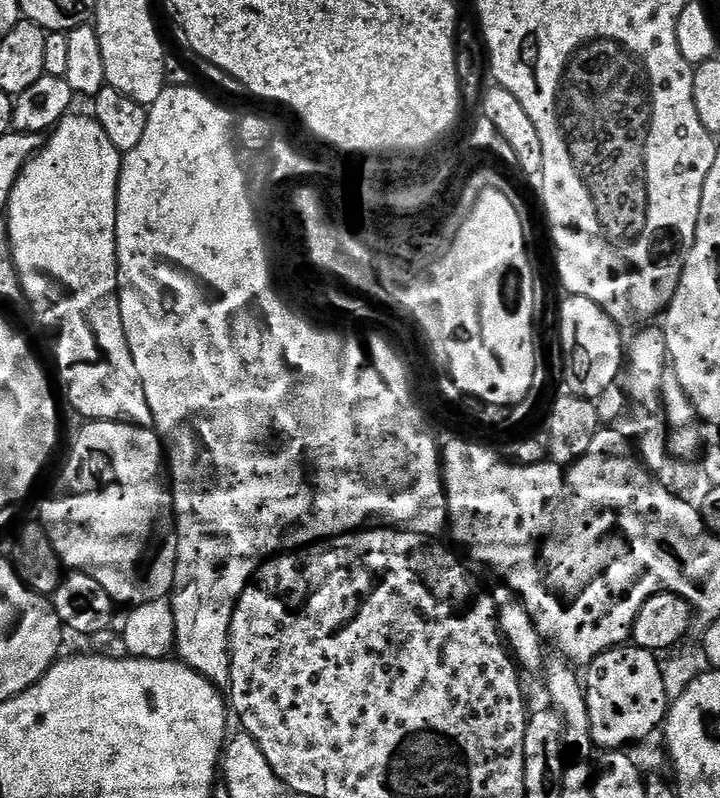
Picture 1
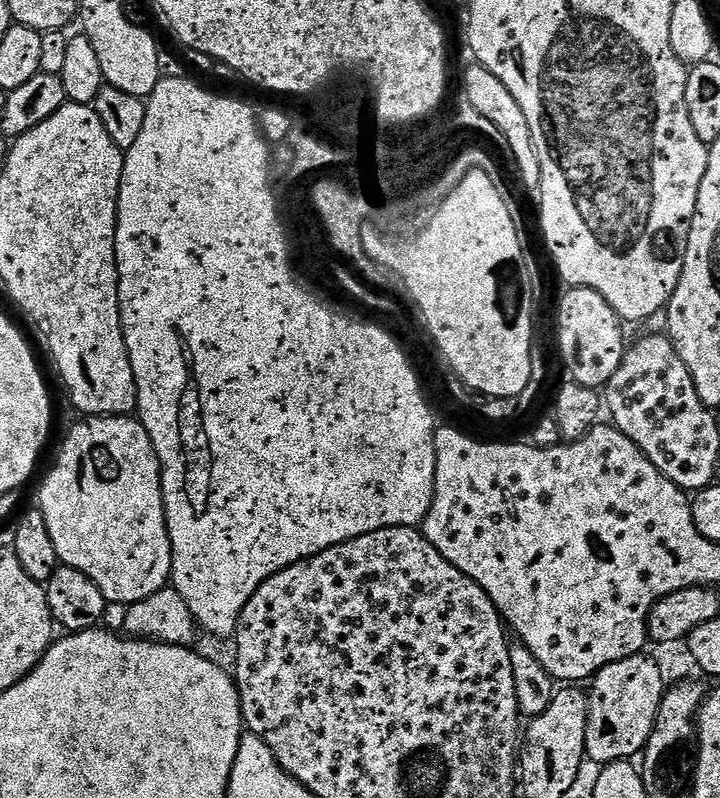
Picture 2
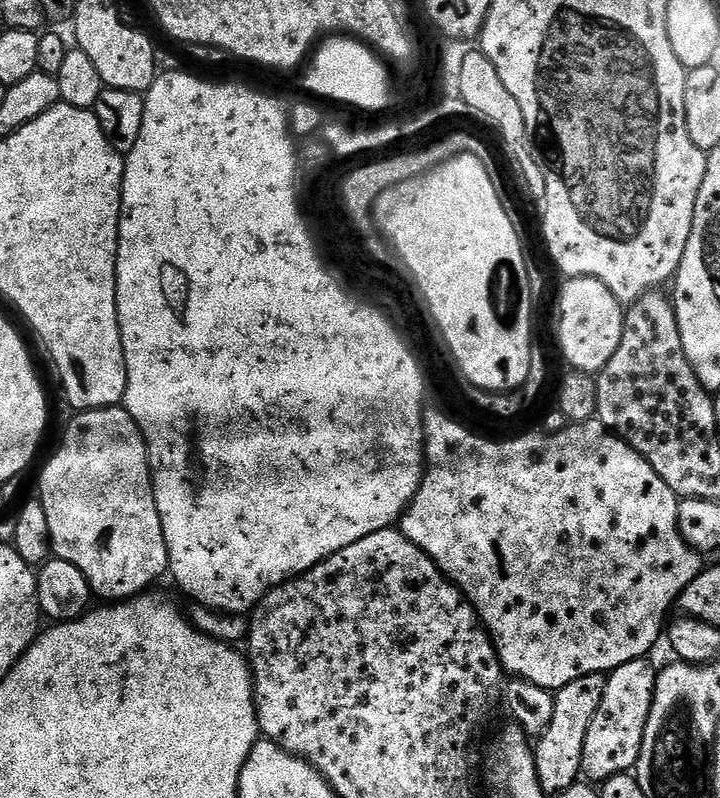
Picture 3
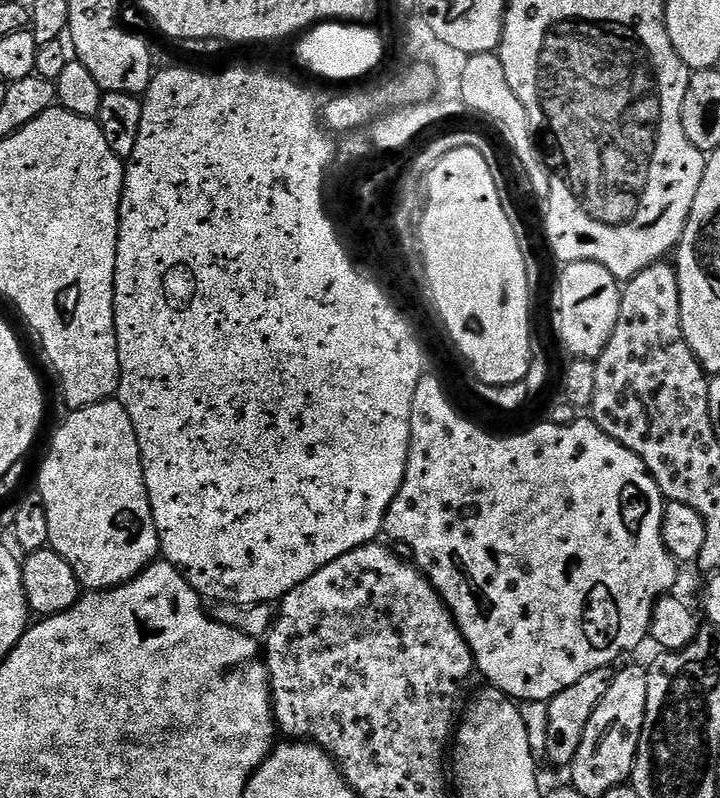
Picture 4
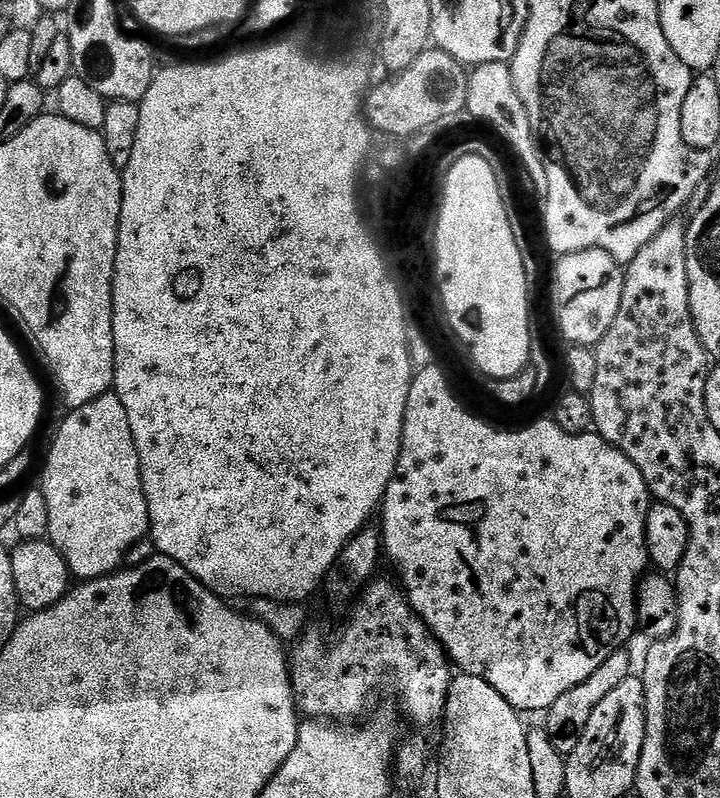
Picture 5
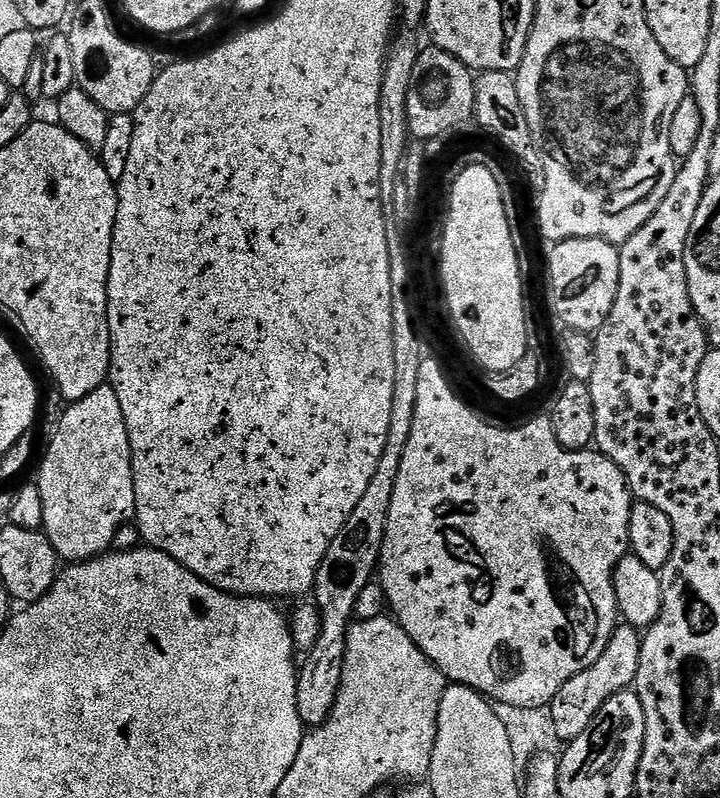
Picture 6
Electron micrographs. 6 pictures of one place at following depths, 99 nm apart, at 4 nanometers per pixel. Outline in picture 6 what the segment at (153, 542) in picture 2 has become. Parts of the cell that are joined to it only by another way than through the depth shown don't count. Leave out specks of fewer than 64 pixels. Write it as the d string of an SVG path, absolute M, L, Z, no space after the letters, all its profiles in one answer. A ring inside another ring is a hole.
M105 382L98 386L98 390L86 394L86 398L73 400L67 407L44 452L40 473L34 476L34 483L42 494L42 531L61 561L95 560L115 545L112 543L120 527L136 515L130 434L126 430L126 418L122 414L118 394L111 383Z

